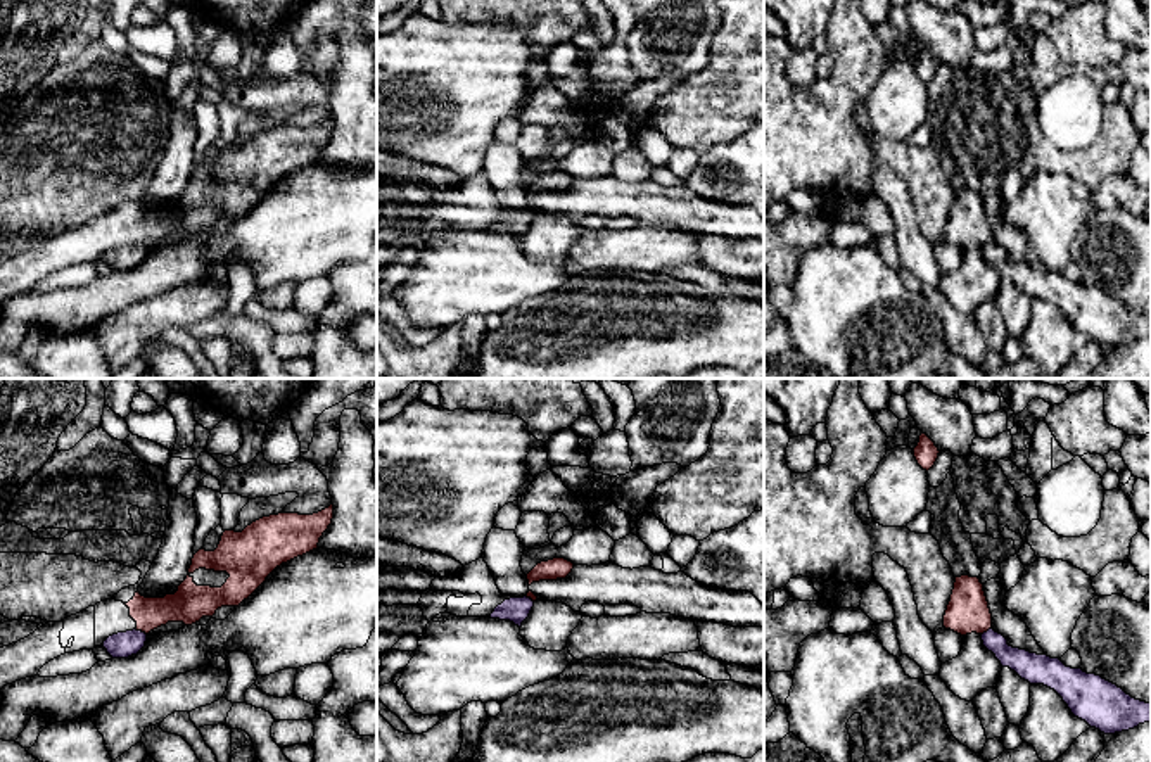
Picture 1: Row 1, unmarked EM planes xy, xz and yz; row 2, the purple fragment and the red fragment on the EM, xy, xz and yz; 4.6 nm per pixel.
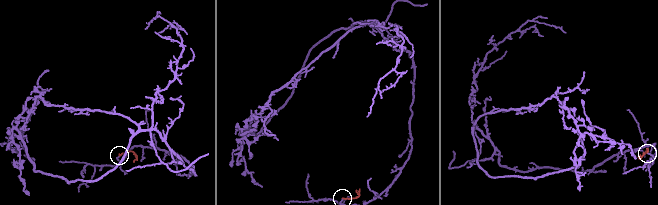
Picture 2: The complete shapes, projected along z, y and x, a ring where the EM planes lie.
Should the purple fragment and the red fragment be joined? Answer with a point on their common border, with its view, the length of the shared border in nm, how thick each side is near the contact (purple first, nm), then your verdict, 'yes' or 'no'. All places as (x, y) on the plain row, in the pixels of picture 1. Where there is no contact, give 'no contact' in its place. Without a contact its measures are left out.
meets purple in xy at (140, 244); contact 60 nm long; 120 nm thick on the purple side, 170 nm on the other; no

